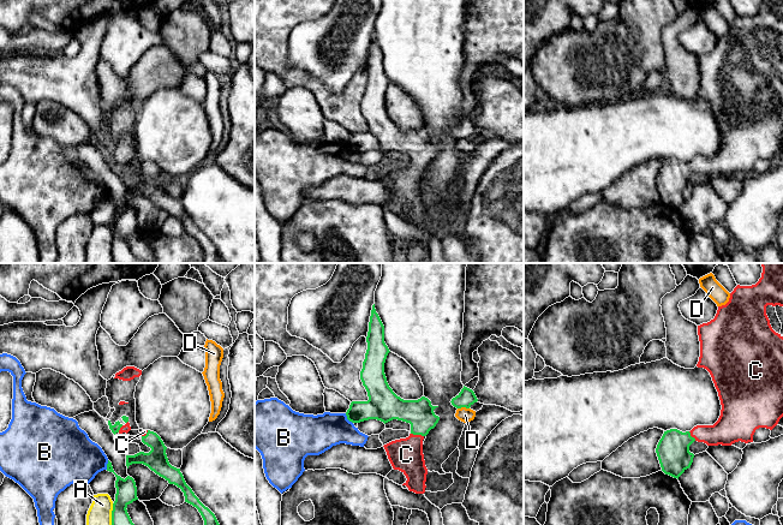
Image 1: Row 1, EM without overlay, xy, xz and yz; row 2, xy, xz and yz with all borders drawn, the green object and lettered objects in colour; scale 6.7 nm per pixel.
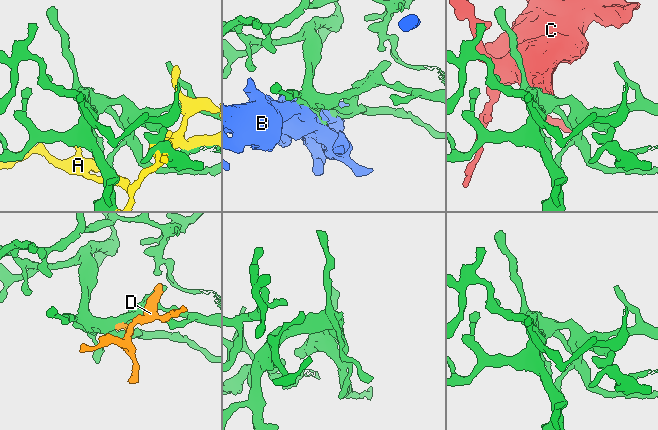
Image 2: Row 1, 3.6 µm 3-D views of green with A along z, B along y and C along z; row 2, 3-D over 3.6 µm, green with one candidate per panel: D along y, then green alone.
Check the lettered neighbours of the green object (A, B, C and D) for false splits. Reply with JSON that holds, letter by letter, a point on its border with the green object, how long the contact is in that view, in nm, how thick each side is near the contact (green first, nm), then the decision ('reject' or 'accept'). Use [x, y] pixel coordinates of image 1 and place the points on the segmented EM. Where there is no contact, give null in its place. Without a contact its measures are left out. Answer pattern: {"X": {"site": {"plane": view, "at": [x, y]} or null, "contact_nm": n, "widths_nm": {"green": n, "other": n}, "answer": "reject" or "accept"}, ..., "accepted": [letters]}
{"A": {"site": {"plane": "xy", "at": [112, 514]}, "contact_nm": 140, "widths_nm": {"green": 140, "other": 160}, "answer": "reject"}, "B": {"site": {"plane": "xz", "at": [347, 418]}, "contact_nm": 90, "widths_nm": {"green": 200, "other": 260}, "answer": "reject"}, "C": {"site": {"plane": "xz", "at": [417, 434]}, "contact_nm": 90, "widths_nm": {"green": 190, "other": 220}, "answer": "accept"}, "D": {"site": {"plane": "xz", "at": [462, 406]}, "contact_nm": 80, "widths_nm": {"green": 120, "other": 100}, "answer": "reject"}, "accepted": ["C"]}

